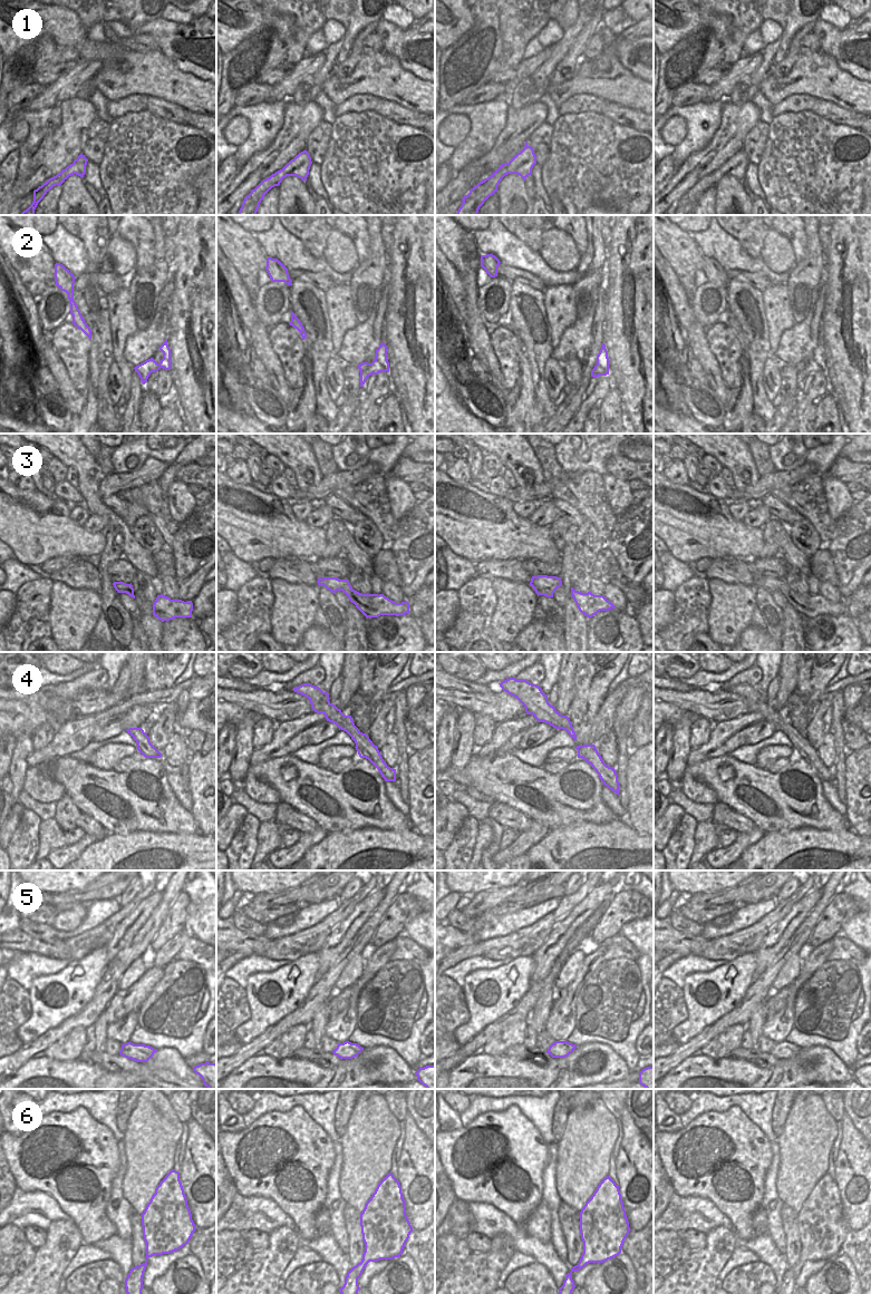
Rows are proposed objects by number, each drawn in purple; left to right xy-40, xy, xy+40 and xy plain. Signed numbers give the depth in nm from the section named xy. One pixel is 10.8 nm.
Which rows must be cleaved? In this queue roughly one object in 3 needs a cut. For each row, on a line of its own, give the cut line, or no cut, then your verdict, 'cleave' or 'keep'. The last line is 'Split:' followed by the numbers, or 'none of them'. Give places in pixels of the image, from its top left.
1: cut in xy+40 along (510, 162), (503, 172), (503, 176); cleave
2: cut in xy+40 along (596, 365), (597, 372), (608, 372); cleave
3: no cut; keep
4: no cut; keep
5: no cut; keep
6: no cut; keep
Split: 1, 2

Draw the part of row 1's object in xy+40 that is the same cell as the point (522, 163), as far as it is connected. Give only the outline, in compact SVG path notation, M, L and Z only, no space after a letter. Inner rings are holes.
M525 146L511 160L507 168L502 172L503 176L507 174L517 174L523 181L532 174L532 168L536 164L536 156L531 146Z

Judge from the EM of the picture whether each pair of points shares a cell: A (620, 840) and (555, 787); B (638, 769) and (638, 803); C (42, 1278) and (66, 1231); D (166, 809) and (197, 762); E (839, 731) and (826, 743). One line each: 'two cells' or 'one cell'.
A: two cells
B: one cell
C: one cell
D: two cells
E: two cells

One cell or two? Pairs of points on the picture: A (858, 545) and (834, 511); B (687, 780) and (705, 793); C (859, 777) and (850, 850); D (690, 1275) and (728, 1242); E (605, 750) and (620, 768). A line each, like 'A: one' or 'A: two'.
A: two
B: one
C: two
D: one
E: two

